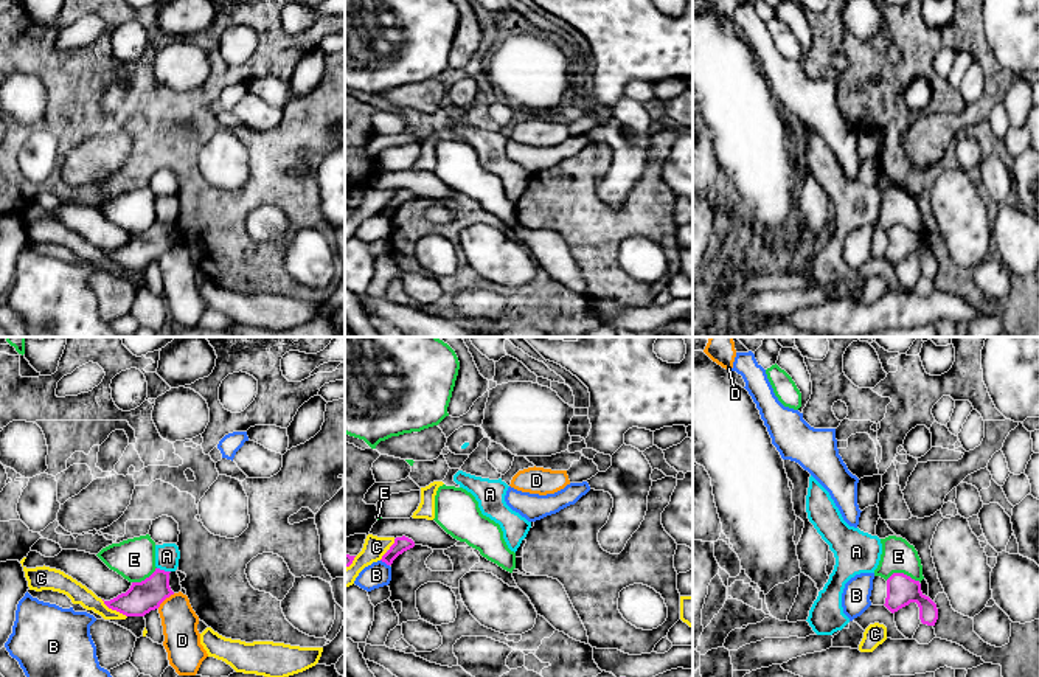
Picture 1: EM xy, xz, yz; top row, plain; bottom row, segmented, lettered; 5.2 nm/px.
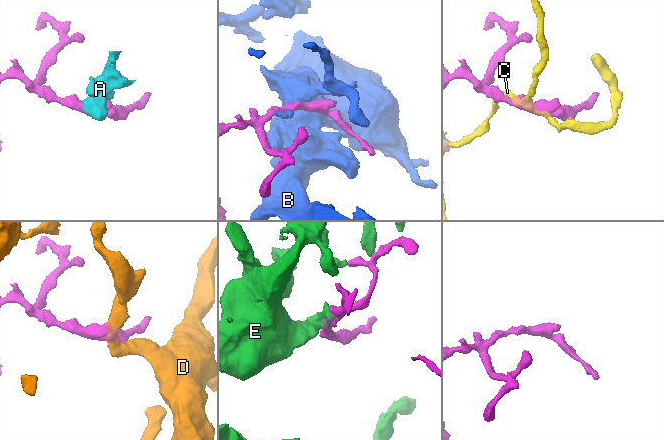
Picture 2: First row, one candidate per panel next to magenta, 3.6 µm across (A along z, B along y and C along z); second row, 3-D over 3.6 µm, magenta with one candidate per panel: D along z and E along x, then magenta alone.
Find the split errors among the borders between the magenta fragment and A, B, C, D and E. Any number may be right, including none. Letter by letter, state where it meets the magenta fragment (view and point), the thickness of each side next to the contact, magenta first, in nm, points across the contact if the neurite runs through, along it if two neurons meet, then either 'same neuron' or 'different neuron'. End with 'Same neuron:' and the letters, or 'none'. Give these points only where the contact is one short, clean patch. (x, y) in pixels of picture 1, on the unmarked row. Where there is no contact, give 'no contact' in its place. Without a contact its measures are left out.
A: meets magenta in xy at (163, 222); 160 nm thick on the magenta side, 130 nm on the other; border along xy (157, 219), (170, 224); different neuron
B: meets magenta in xz at (385, 215); 80 nm thick on the magenta side, 130 nm on the other; different neuron
C: meets magenta in xy at (114, 261); 160 nm thick on the magenta side, 100 nm on the other; different neuron
D: meets magenta in xy at (165, 250); 160 nm thick on the magenta side, 190 nm on the other; border along xy (174, 246), (157, 260); different neuron
E: meets magenta in yz at (903, 225); 160 nm thick on the magenta side, 180 nm on the other; different neuron
Same neuron: none

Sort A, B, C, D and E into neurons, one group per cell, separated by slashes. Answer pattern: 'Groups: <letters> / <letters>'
Groups: A / B / C / D / E

